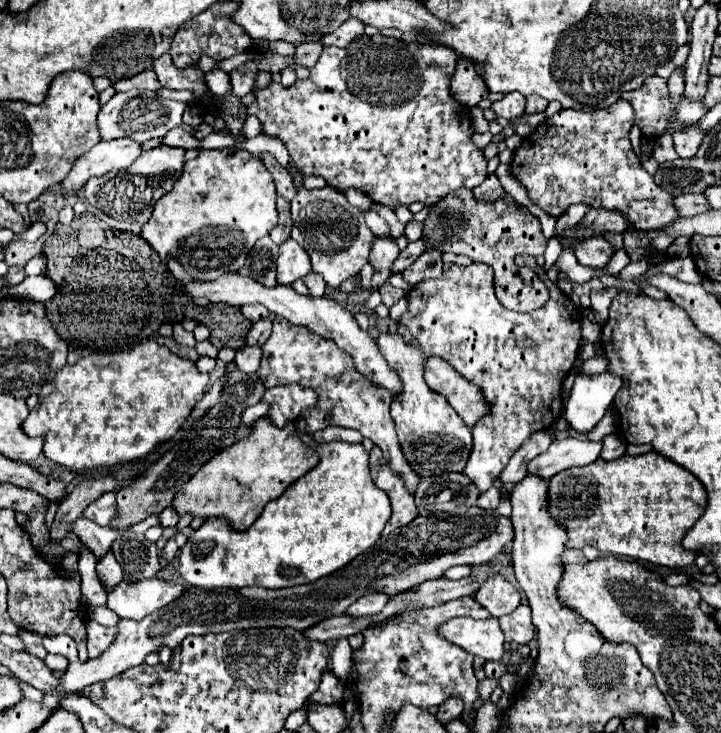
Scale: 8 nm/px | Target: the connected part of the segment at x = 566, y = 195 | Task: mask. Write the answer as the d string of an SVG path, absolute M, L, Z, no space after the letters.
M618 100L610 108L596 110L596 112L578 112L578 110L560 110L554 116L546 118L534 132L522 140L520 148L514 150L510 170L516 180L526 188L528 198L540 206L550 216L560 216L572 204L584 202L594 208L618 210L628 216L630 224L638 230L662 230L670 226L674 220L680 218L674 196L662 190L654 178L642 168L638 154L630 144L630 128L634 124L634 108L628 100Z

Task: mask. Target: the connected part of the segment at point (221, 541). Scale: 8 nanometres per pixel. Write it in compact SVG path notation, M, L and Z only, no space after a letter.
M312 444L320 462L286 492L268 502L246 532L234 532L222 520L206 520L178 556L184 582L200 588L288 588L310 584L376 544L390 520L390 500L370 476L368 450L362 444Z

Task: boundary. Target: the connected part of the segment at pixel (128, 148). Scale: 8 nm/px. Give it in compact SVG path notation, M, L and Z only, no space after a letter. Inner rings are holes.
M118 138L110 142L102 140L90 152L86 152L86 156L80 156L76 160L70 176L66 176L66 182L62 182L64 192L70 194L70 192L80 190L90 176L102 176L106 172L124 170L140 154L142 154L142 144L130 138Z

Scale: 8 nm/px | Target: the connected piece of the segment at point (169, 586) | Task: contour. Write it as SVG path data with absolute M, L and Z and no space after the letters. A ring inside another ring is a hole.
M122 580L116 588L106 588L108 594L108 608L116 612L120 618L128 620L142 620L150 612L170 604L170 600L178 598L184 586L174 580L140 580L140 582L126 582Z

